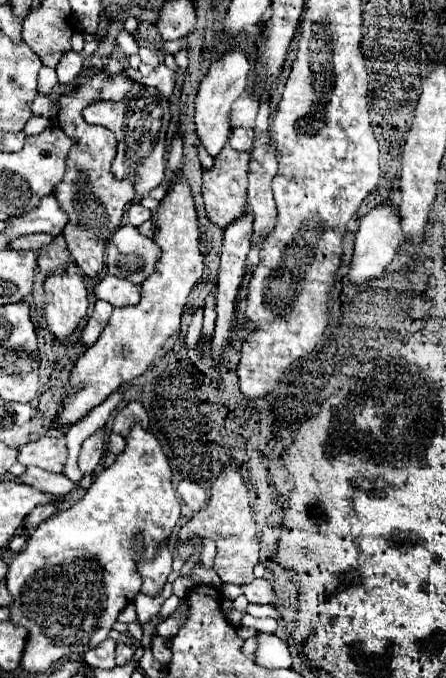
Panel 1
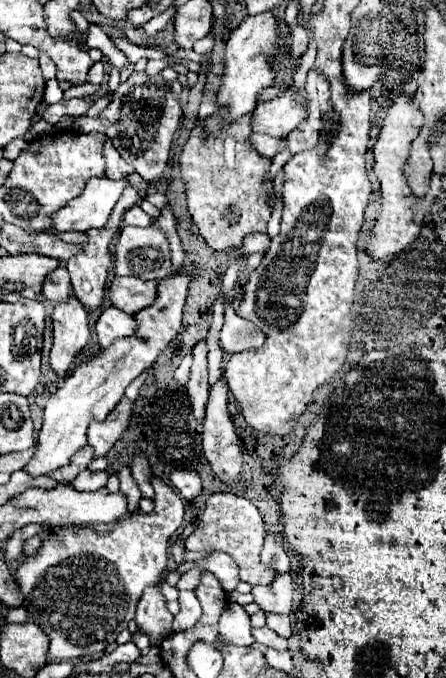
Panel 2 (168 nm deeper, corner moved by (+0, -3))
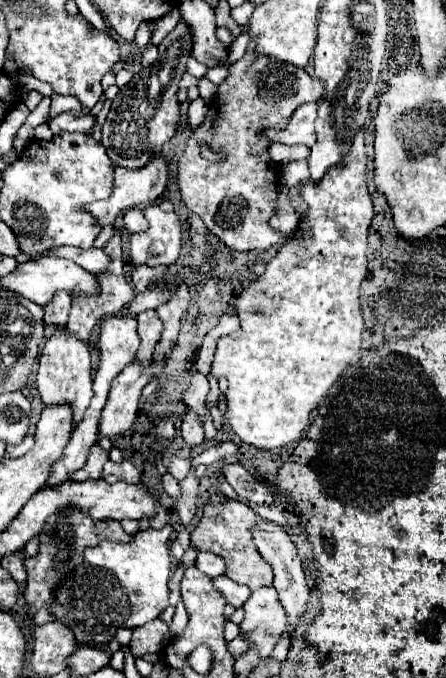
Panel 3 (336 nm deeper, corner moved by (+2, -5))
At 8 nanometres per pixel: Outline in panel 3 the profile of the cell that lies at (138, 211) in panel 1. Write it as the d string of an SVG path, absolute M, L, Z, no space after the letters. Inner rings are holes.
M134 208L134 210L128 210L126 214L124 214L124 226L126 226L126 230L128 232L144 232L146 228L148 228L148 220L144 218L144 214L142 214L142 210L138 210L138 208Z

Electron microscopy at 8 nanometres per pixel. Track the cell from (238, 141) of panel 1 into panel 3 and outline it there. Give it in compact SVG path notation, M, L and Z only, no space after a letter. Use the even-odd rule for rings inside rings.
M270 144L270 156L278 164L288 164L292 160L308 160L308 146L288 146L288 144Z

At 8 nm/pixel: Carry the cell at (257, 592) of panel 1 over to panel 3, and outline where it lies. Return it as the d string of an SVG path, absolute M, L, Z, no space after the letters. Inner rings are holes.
M258 588L244 604L244 620L240 622L240 636L256 648L260 660L268 658L276 642L286 632L286 612L274 588Z

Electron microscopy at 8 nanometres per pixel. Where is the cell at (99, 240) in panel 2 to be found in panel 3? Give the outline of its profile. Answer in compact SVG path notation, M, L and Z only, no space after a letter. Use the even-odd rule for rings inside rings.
M118 232L114 234L114 238L108 242L108 246L106 246L104 250L110 254L112 262L110 262L110 268L108 268L106 274L96 276L98 282L102 284L100 296L74 296L74 298L72 298L72 310L70 310L70 320L68 320L68 324L66 324L66 334L68 334L68 336L76 336L76 338L82 340L82 342L88 342L88 340L90 340L92 330L94 330L106 316L120 314L120 312L126 308L126 304L130 304L130 300L134 298L134 290L132 290L132 286L126 282L124 270L122 270L124 262L122 262L120 234L118 234Z

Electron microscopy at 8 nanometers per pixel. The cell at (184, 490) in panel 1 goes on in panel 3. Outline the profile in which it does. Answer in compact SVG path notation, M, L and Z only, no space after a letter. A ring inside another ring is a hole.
M172 456L172 458L170 458L168 472L170 472L176 480L186 478L188 470L190 470L190 460L188 460L188 458L180 458L180 456Z

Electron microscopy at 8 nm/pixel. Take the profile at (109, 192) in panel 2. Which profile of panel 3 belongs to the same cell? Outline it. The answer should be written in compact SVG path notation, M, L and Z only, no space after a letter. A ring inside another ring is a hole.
M154 156L146 166L138 168L138 170L126 170L126 168L116 168L114 170L114 190L112 190L112 196L102 200L102 202L94 202L94 204L88 204L88 212L100 220L102 226L108 226L116 220L116 216L120 212L126 212L130 208L136 208L136 206L146 206L146 204L154 204L162 198L162 194L166 192L170 184L170 168L168 168L168 162L162 158L162 156Z

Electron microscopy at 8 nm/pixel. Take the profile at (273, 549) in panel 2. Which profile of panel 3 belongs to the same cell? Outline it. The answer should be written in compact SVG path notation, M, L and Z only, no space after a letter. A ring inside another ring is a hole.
M224 464L224 476L230 482L230 486L244 498L256 502L256 504L272 504L274 498L272 492L268 490L268 486L264 486L264 482L248 472L246 468L242 468L240 464Z

